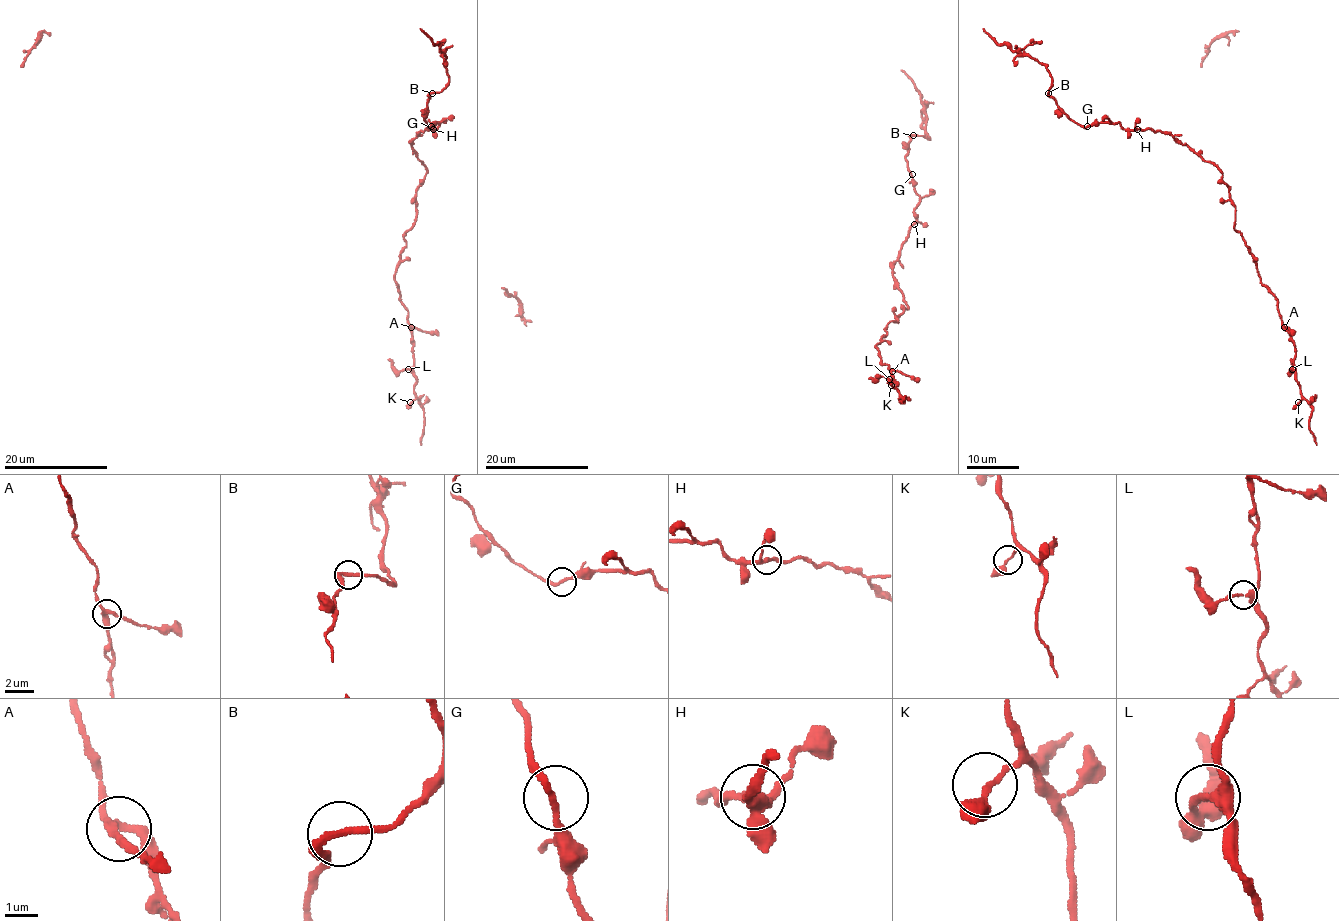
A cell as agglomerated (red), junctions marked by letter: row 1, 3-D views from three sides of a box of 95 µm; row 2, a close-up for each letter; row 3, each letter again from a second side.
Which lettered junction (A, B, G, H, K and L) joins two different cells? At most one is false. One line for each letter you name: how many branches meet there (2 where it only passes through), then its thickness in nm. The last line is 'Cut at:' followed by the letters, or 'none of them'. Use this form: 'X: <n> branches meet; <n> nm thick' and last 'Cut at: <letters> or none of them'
Cut at: none of them

